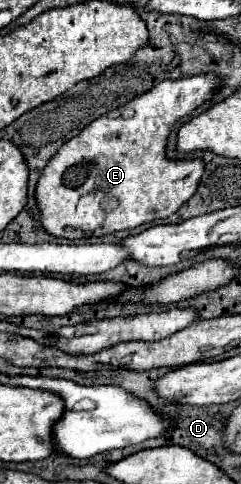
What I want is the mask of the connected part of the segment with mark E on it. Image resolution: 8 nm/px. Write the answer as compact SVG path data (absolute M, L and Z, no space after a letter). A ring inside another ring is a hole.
M200 74L200 76L194 76L194 78L180 78L180 80L174 80L174 82L162 80L162 82L156 84L152 90L148 90L146 94L136 96L136 98L134 98L132 102L128 102L126 106L122 106L122 108L118 108L118 110L114 110L114 112L108 112L108 114L96 118L96 120L90 122L76 138L68 140L68 142L62 146L62 150L58 150L56 158L46 164L42 176L40 176L38 184L36 184L36 194L34 194L34 196L36 196L38 210L40 210L40 224L42 224L42 228L44 228L48 234L56 236L56 238L78 240L78 238L106 236L106 234L114 234L114 232L120 232L120 230L132 230L132 228L136 228L136 226L140 226L140 224L146 224L146 222L152 222L152 220L158 220L158 218L166 218L166 216L174 214L174 212L196 192L198 182L200 182L200 176L202 176L202 172L204 172L204 162L202 162L202 160L180 160L180 162L168 160L168 158L166 158L166 138L168 138L170 128L174 126L174 122L180 120L182 116L190 114L192 110L196 110L196 108L198 108L200 104L204 104L206 100L210 100L220 82L222 82L222 80L216 78L214 74Z

